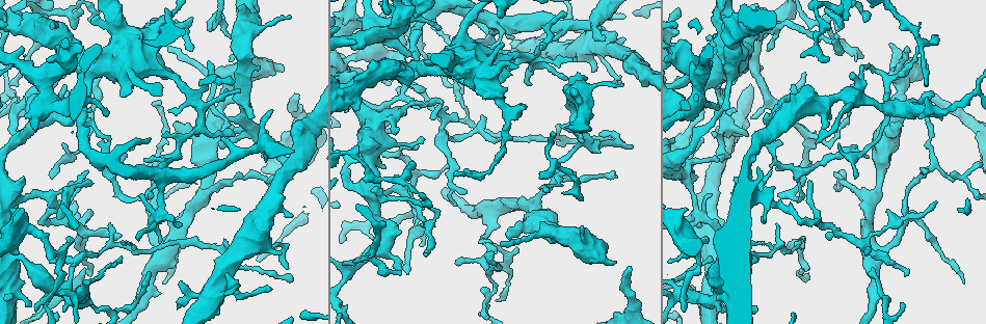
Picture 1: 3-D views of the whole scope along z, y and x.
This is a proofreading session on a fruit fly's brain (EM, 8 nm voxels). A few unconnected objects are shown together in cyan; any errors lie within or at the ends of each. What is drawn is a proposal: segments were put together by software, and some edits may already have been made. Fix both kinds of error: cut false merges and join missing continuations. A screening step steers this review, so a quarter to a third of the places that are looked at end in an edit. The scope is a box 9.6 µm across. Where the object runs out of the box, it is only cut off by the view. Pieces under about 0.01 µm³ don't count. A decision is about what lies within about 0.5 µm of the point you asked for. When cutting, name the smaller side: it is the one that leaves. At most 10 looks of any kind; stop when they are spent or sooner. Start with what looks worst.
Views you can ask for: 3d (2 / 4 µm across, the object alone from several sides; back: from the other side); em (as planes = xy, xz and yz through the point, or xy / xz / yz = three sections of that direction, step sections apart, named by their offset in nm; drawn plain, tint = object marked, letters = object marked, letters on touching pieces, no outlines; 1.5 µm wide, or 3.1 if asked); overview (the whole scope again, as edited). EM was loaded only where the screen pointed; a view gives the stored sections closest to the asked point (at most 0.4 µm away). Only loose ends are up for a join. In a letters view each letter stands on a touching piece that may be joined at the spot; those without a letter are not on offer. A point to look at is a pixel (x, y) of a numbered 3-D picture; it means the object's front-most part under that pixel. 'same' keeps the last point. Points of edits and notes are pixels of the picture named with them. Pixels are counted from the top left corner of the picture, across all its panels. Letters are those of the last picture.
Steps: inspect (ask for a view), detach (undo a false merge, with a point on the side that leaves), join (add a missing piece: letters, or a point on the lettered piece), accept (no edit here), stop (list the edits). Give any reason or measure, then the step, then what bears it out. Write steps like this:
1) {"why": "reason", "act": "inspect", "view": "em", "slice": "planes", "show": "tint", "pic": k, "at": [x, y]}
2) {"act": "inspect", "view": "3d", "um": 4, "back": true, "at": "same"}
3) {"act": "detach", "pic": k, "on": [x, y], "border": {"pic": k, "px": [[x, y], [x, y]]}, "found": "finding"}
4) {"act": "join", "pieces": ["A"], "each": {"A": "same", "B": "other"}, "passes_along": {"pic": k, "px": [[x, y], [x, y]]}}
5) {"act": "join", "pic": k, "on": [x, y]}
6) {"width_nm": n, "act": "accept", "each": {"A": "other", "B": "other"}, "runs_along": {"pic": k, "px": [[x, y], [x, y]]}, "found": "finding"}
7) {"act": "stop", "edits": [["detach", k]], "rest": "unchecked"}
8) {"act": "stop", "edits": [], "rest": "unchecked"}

{"why": "tapers out", "act": "inspect", "view": "3d", "um": 2, "pic": 1, "at": [87, 274]}

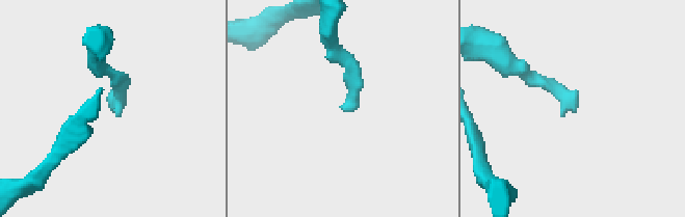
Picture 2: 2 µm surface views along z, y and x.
{"why": "now the EM", "act": "inspect", "view": "em", "slice": "xz", "step": 4, "show": "letters", "pic": 2, "at": [115, 112]}

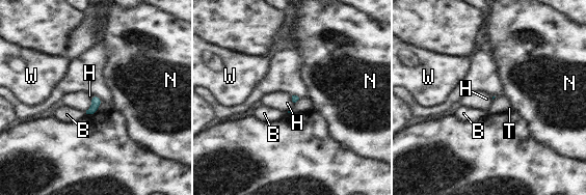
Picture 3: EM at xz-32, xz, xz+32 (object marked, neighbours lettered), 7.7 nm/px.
{"act": "accept", "each": {"B": "other", "H": "other", "N": "other", "T": "other", "W": "other"}, "found": "none of them fits"}

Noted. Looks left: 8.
{"why": "narrows sharply", "act": "inspect", "view": "3d", "um": 2, "back": true, "pic": 1, "at": [128, 246]}

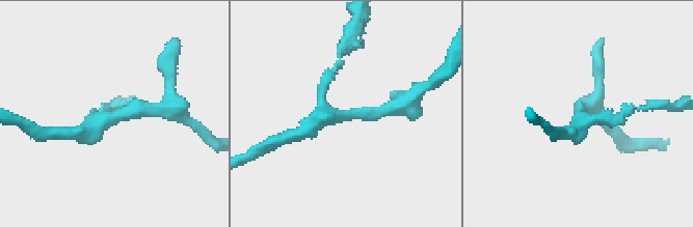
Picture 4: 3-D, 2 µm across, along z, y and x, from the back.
{"why": "shape alone is not enough", "act": "inspect", "view": "em", "slice": "planes", "show": "letters", "pic": 4, "at": [584, 114]}

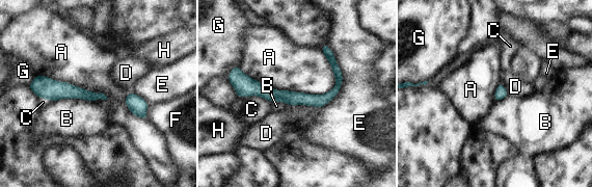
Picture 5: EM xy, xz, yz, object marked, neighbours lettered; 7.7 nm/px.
{"longest_contact_nm": ["A", 800], "act": "accept", "each": {"A": "other", "B": "other", "C": "other", "D": "other", "E": "other", "F": "other", "G": "other", "H": "other"}, "found": "one cell here"}

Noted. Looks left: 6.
{"why": "abrupt turn", "act": "inspect", "view": "3d", "um": 2, "pic": 1, "at": [71, 187]}

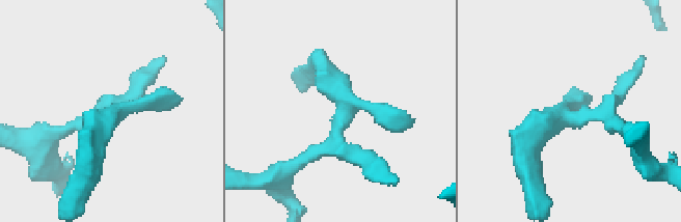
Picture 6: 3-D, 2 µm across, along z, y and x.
{"act": "inspect", "view": "em", "slice": "planes", "show": "letters", "pic": 6, "at": [112, 119]}

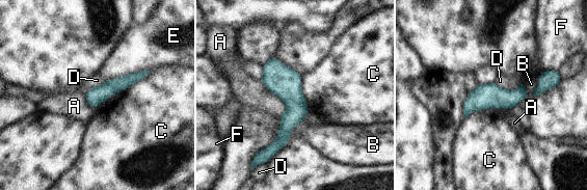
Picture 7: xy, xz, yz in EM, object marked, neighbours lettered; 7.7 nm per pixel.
{"longest_contact_nm": ["C", 550], "act": "accept", "each": {"A": "other", "B": "other", "C": "other", "D": "other", "E": "other", "F": "other"}, "runs_along": {"pic": 7, "px": [[273, 60], [291, 117], [263, 152]]}, "found": "continuous, no second cell"}

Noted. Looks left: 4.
{"why": "tapers out", "act": "inspect", "view": "em", "slice": "planes", "show": "letters", "pic": 1, "at": [809, 182]}

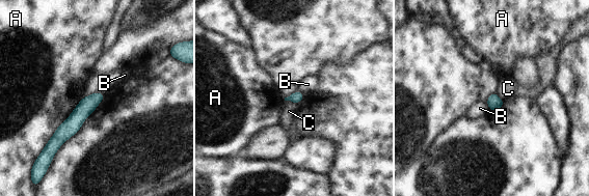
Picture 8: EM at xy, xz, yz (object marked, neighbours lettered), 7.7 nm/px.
{"longest_contact_nm": ["A", 500], "act": "accept", "each": {"A": "other", "B": "other", "C": "other"}, "border": {"pic": 8, "px": [[285, 100], [299, 104]]}, "found": "none of them fits"}

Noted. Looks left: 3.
{"act": "stop", "edits": [], "rest": "unchecked"}

